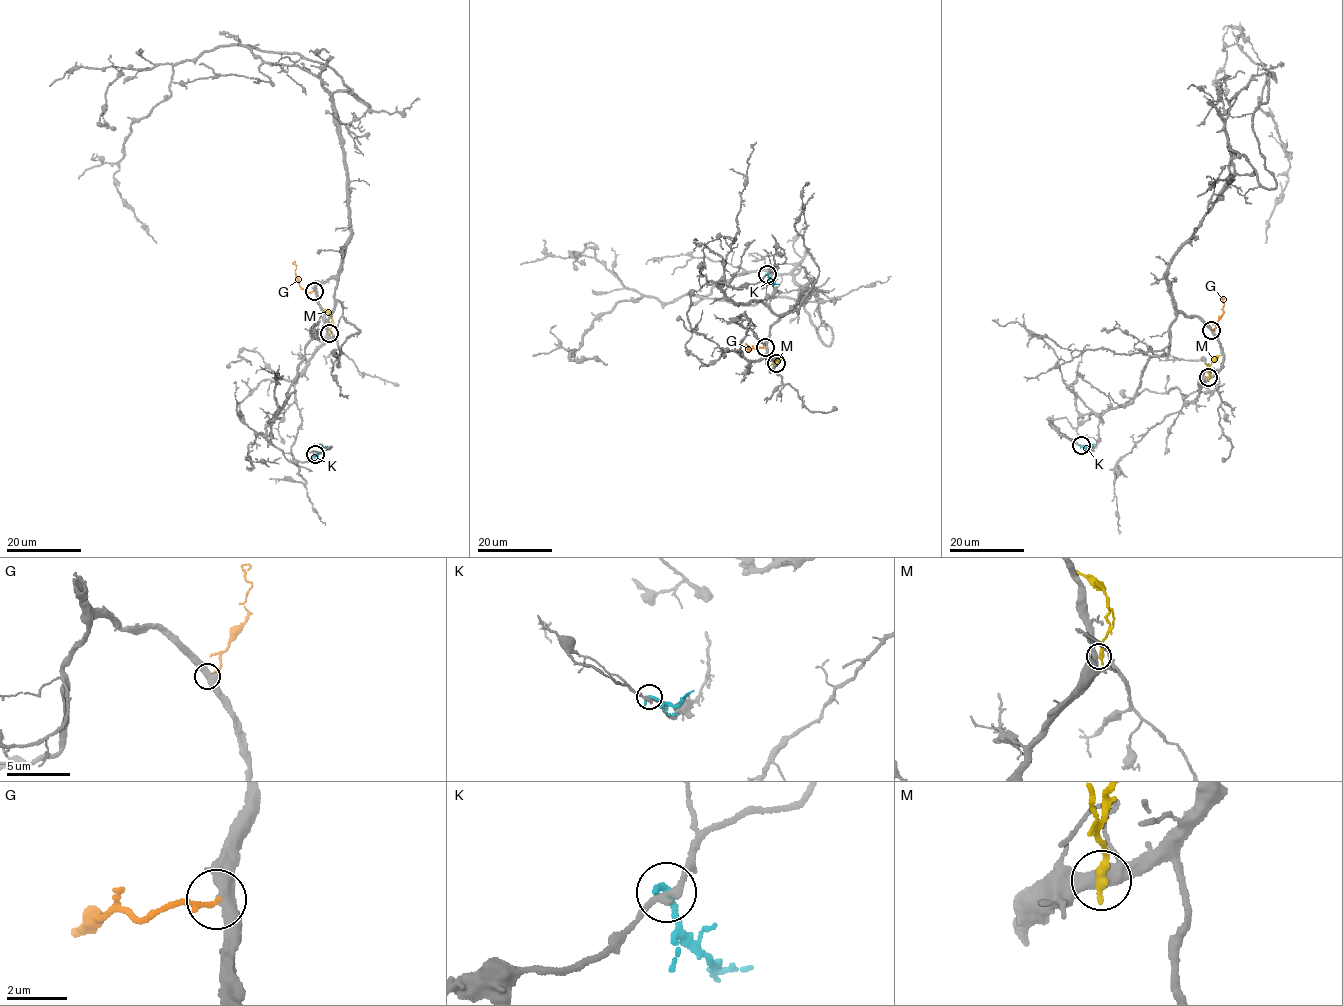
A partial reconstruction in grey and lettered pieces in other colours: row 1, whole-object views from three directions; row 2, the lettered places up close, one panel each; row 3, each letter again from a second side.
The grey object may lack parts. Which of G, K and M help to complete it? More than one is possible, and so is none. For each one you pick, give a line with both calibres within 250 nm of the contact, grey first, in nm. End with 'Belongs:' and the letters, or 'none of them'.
G: Thickness 460 nm (grey) against 170 nm
Belongs: G

